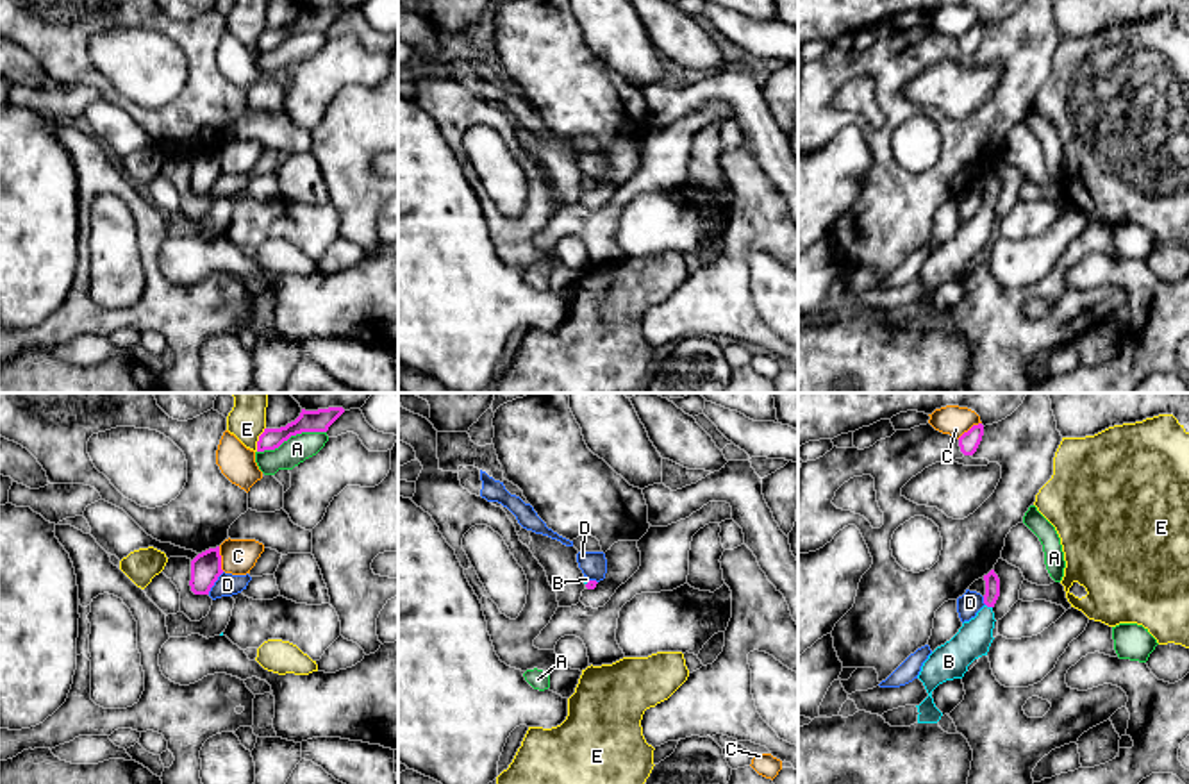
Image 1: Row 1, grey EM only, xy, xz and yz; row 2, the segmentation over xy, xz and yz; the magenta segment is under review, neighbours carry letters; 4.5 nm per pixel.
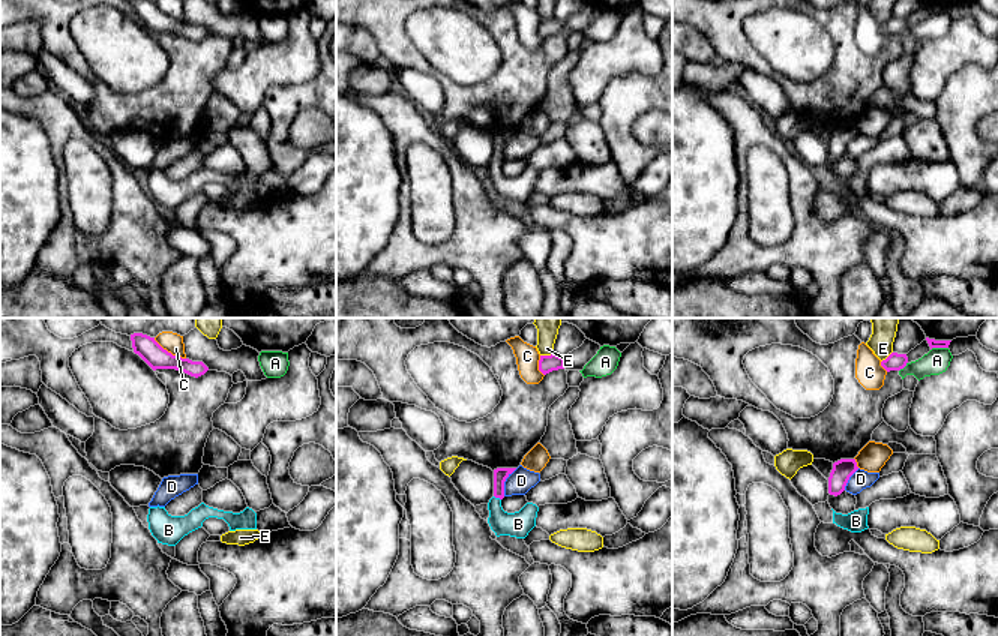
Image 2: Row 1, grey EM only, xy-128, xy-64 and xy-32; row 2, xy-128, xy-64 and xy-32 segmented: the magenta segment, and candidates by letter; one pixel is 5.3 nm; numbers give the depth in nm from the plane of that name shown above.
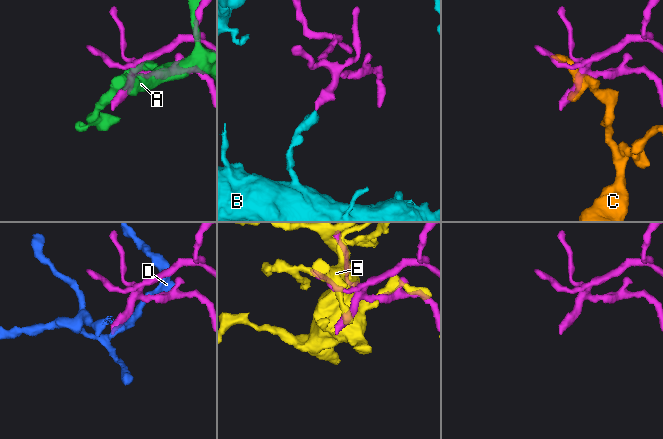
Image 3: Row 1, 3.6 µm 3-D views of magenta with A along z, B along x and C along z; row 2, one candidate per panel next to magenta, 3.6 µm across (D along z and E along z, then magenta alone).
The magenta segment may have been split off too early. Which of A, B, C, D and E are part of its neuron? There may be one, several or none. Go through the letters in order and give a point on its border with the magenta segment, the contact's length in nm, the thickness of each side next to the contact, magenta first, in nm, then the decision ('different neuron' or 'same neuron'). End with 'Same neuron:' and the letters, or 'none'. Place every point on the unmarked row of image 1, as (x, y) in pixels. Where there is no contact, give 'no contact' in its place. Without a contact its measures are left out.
A: contact xy (291, 34); length 320 nm; calibres 100 and 120 nm; different neuron
B: contact yz (989, 206); length 40 nm; calibres 70 and 160 nm; same neuron
C: contact xy (220, 159); length 110 nm; calibres 140 and 160 nm; different neuron
D: contact xy (215, 181); length 130 nm; calibres 140 and 110 nm; different neuron
E: contact xy (259, 40); length 120 nm; calibres 100 and 170 nm; different neuron
Same neuron: B

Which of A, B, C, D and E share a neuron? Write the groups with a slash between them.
A / B / C / D / E

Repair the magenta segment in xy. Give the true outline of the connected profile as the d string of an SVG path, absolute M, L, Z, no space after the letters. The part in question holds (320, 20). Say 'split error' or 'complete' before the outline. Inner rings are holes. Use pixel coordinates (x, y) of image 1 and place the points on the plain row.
complete; M328 7L318 11L302 9L300 16L280 29L264 29L257 41L257 52L275 50L291 36L302 32L327 32L328 27L345 13L343 7Z

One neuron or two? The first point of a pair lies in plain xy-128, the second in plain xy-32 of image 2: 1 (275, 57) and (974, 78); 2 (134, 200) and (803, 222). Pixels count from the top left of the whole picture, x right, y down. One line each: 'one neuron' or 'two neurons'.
1: two neurons
2: one neuron

